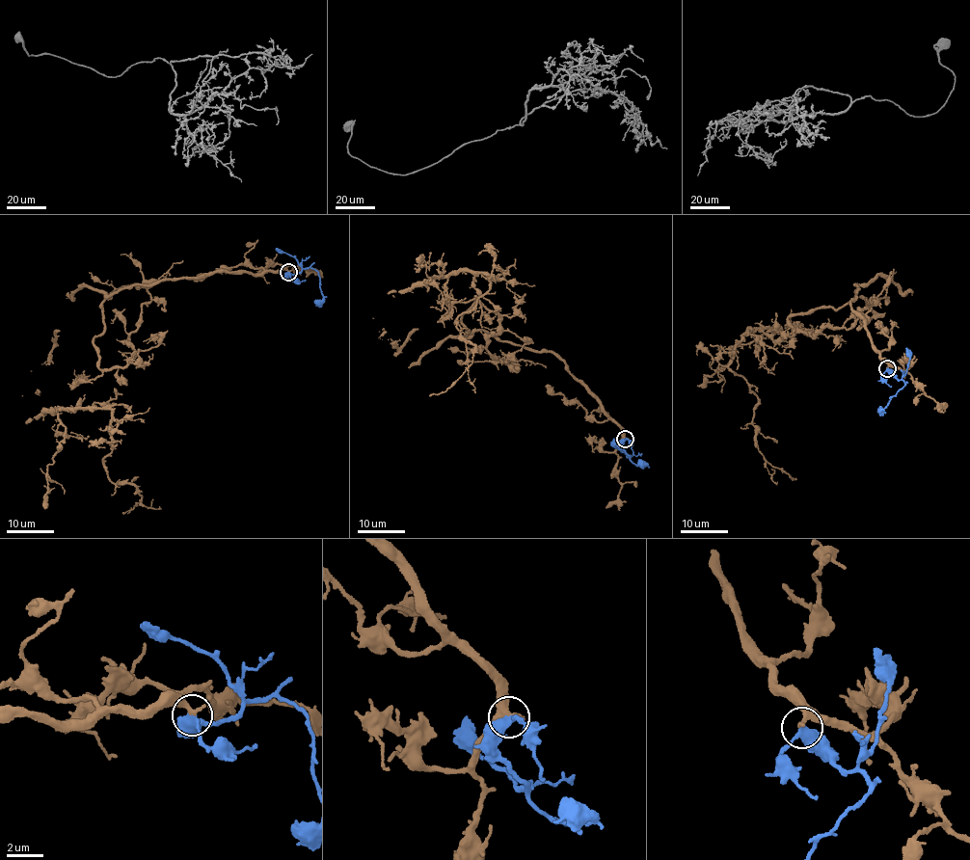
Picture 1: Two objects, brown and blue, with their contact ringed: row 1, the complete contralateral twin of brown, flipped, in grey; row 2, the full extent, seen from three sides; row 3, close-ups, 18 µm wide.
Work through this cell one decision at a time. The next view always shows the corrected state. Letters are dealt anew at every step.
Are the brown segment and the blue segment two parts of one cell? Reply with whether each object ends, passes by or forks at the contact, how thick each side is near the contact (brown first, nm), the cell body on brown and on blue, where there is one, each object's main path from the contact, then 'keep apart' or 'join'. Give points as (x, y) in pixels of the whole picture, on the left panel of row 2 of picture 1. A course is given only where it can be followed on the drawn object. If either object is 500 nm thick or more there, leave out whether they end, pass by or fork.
brown passes by | blue passes by | 240/360 nm | brown none | blue none | brown via (289, 272), (101, 304), (91, 341), (119, 384), (92, 405), (112, 416), (103, 467), (142, 501), (122, 513) | blue via (289, 272), (315, 269), (323, 298), (315, 305) | join

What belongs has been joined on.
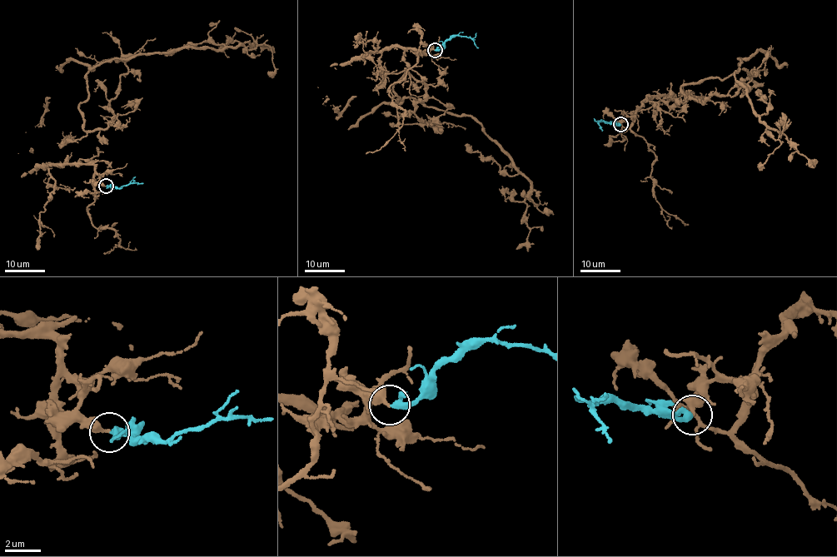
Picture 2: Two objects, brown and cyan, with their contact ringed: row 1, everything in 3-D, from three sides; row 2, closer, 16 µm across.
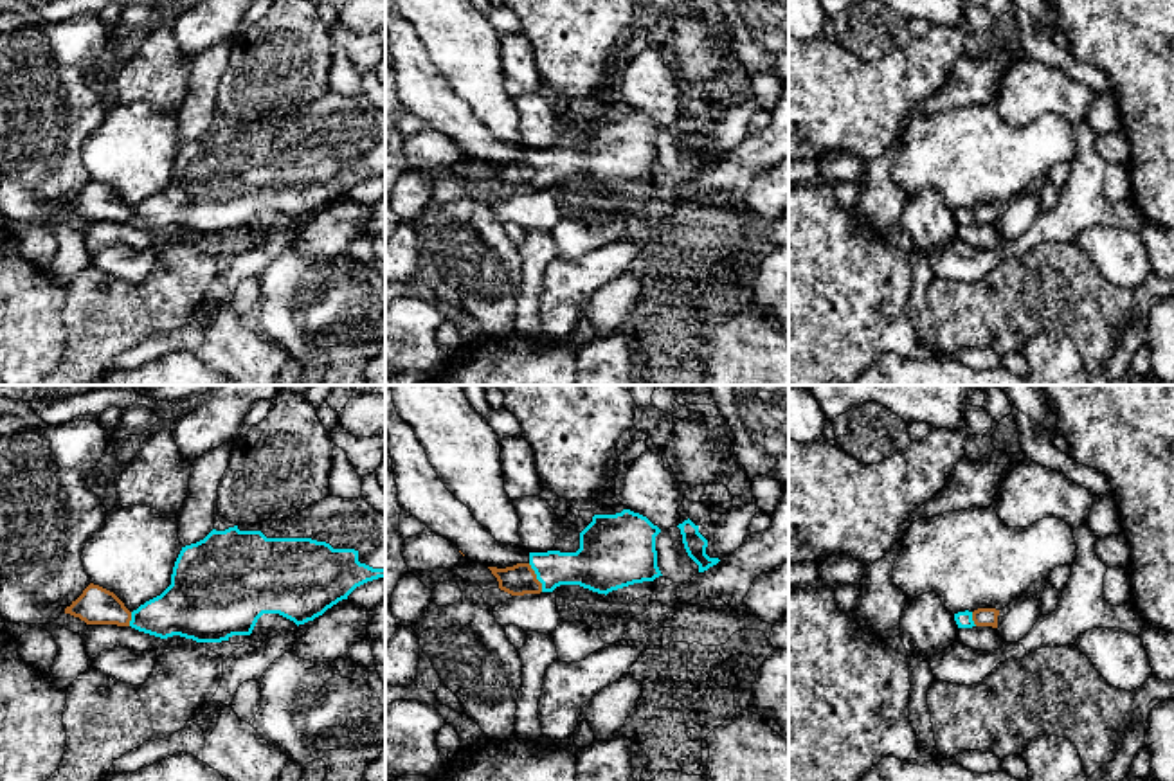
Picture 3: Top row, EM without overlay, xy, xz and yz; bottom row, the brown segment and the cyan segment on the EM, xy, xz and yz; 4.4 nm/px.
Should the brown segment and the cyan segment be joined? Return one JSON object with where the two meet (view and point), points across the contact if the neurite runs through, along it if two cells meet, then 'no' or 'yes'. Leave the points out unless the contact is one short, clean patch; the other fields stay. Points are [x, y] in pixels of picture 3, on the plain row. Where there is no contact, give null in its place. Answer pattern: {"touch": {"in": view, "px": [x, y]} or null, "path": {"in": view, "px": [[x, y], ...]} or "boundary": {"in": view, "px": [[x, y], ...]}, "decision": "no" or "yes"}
{"touch": {"in": "xz", "px": [535, 175]}, "path": {"in": "xz", "px": [[517, 177], [535, 175], [553, 164], [589, 164]]}, "decision": "yes"}

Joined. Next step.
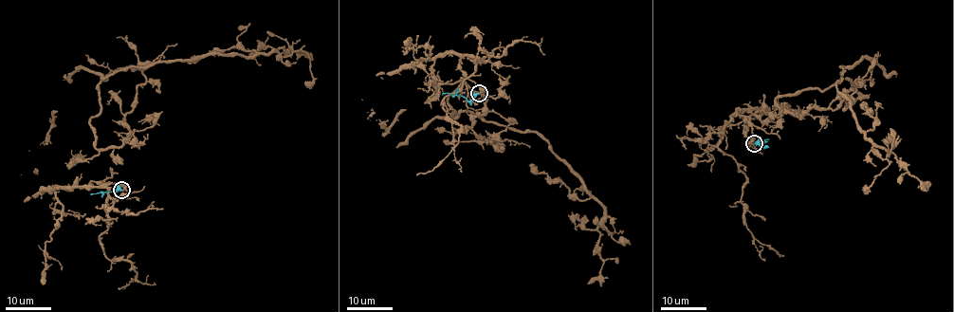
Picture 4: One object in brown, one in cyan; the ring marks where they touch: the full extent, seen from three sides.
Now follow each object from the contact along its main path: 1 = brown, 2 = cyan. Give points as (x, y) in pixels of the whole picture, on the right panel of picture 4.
1: (754, 143), (777, 99), (842, 69), (889, 163), (868, 192)
2: (755, 144), (763, 147), (763, 142), (768, 138)

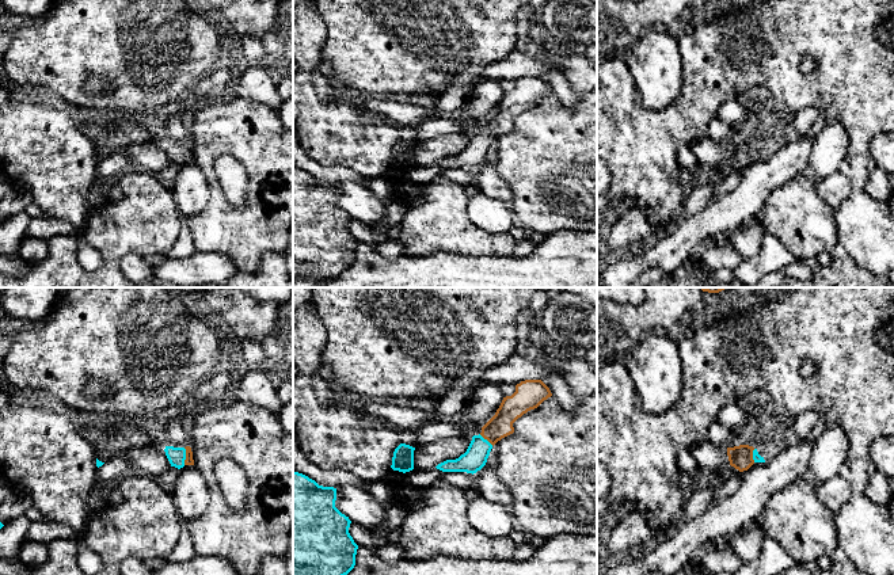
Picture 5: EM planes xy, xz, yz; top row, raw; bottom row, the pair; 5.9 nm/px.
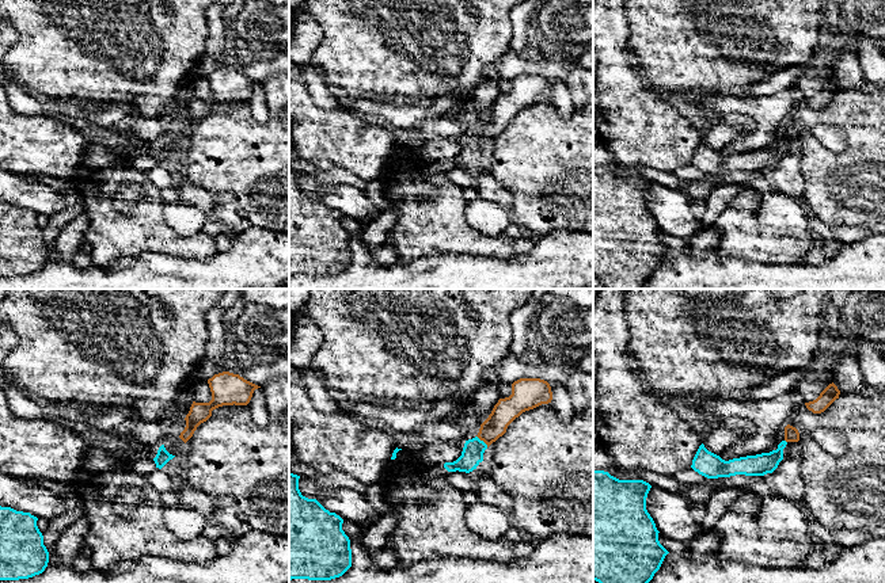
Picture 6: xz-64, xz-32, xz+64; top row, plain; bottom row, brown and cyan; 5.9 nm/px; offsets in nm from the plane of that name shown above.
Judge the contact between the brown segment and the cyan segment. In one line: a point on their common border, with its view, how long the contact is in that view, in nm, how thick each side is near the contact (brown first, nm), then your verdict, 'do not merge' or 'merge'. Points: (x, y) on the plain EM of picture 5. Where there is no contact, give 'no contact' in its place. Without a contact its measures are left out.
contact xy (186, 152); length 100 nm; calibres 50 and 110 nm; merge

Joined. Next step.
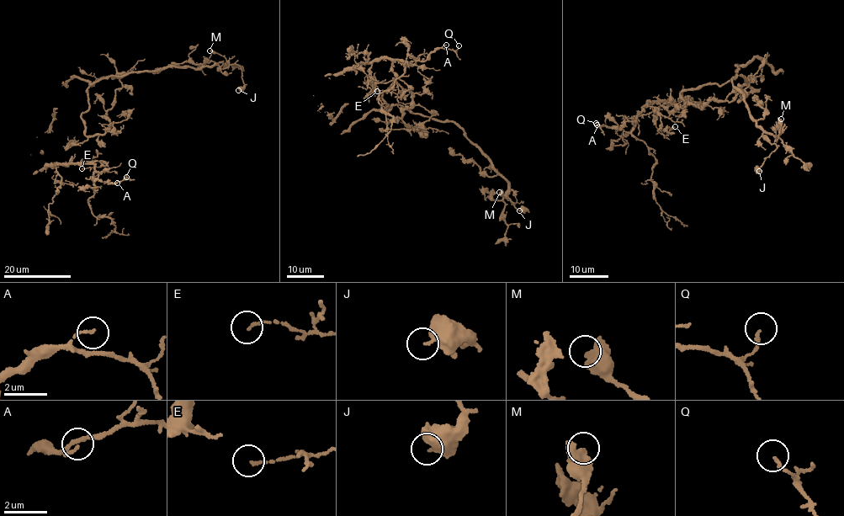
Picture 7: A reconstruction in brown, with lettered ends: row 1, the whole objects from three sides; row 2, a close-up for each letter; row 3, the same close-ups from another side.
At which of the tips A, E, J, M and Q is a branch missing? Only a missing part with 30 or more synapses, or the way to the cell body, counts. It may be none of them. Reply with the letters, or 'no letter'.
no letter

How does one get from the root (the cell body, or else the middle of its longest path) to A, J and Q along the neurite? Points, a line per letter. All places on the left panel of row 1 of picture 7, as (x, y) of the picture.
A: (82, 122), (85, 135), (98, 135), (99, 146), (96, 157), (80, 162), (92, 164), (103, 182), (117, 183)
J: (82, 122), (82, 114), (90, 106), (87, 89), (109, 76), (235, 64), (239, 66), (244, 85), (238, 90)
Q: (82, 122), (85, 135), (98, 135), (99, 146), (96, 157), (80, 162), (92, 164), (103, 182), (126, 177)

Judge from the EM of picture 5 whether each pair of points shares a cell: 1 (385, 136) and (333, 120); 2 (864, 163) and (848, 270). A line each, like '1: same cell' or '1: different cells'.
1: same cell
2: different cells

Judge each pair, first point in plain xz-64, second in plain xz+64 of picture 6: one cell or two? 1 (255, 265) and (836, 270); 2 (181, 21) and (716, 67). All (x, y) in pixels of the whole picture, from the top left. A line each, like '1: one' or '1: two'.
1: one
2: one

